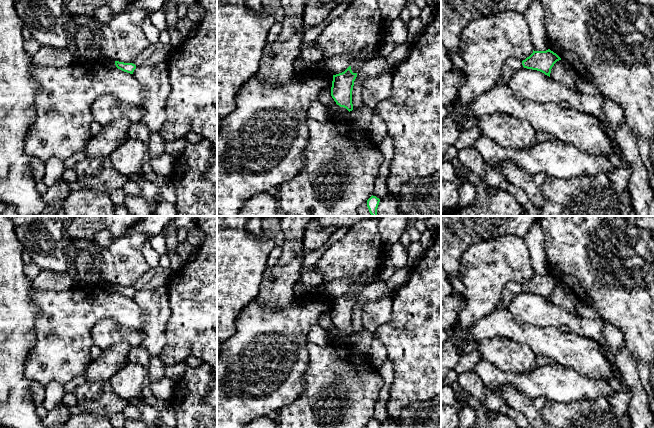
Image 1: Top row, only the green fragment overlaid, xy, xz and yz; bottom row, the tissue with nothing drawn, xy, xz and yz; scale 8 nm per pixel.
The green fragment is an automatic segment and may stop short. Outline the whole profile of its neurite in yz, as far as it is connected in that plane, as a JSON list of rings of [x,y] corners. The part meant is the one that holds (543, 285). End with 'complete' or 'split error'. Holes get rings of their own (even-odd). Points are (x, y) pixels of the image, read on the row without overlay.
[[[534,275],[533,277],[522,285],[524,292],[537,294],[550,301],[551,293],[554,288],[561,284],[561,282],[551,275]]]; complete

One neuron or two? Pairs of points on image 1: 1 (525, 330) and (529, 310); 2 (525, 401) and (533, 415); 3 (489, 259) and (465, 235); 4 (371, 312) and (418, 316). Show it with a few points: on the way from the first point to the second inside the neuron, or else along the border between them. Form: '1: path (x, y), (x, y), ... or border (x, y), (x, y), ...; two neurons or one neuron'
1: border (507, 309), (524, 322), (539, 327), (549, 327); two neurons
2: path (525, 404), (530, 412); one neuron
3: border (496, 237), (470, 244), (459, 262); two neurons
4: border (391, 295), (391, 319), (375, 331); two neurons

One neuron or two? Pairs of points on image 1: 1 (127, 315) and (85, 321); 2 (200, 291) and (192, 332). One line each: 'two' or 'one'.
1: one
2: one

